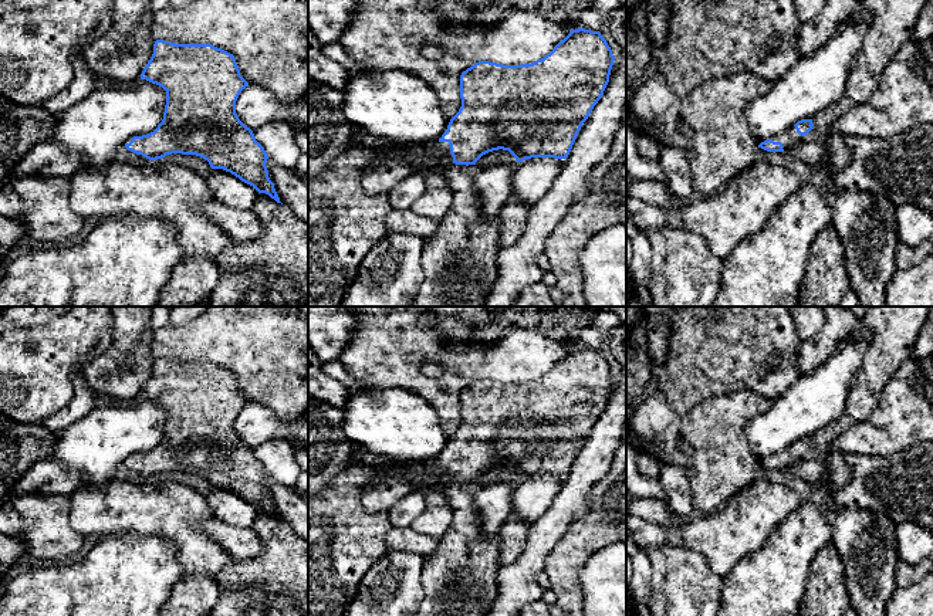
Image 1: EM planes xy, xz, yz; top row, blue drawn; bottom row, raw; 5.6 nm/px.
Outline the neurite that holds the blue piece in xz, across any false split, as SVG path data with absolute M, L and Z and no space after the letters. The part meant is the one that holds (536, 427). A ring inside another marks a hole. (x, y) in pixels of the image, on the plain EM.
M578 345L560 359L554 368L544 376L533 382L503 383L490 379L479 379L460 393L460 416L462 424L450 437L446 450L439 458L430 460L423 467L408 468L373 468L373 473L362 488L362 493L373 483L386 478L399 478L408 481L413 490L419 490L413 484L416 475L432 473L435 475L453 480L456 483L476 483L486 471L493 468L508 468L517 480L531 475L568 475L572 463L581 449L582 441L588 437L594 424L598 422L609 400L611 387L615 375L606 358L599 349L591 349Z

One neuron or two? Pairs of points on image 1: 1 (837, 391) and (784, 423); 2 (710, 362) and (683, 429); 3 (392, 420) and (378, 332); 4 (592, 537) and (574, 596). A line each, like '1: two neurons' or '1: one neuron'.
1: one neuron
2: two neurons
3: two neurons
4: one neuron

